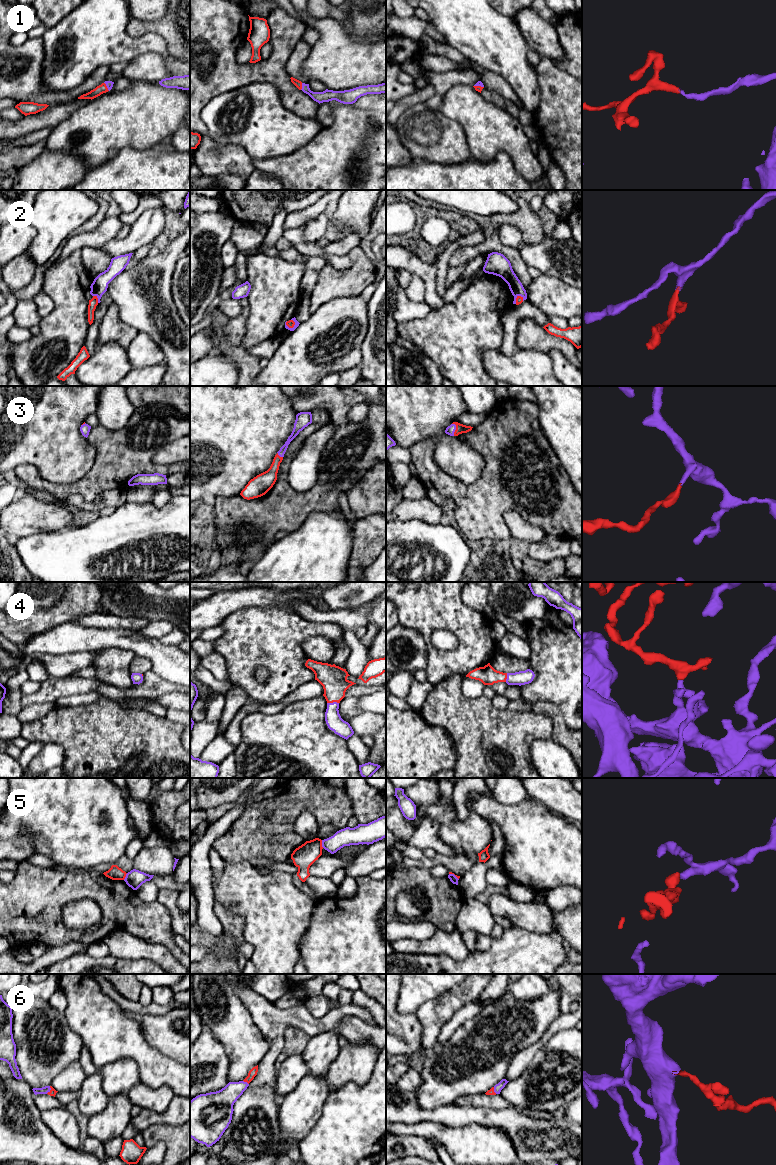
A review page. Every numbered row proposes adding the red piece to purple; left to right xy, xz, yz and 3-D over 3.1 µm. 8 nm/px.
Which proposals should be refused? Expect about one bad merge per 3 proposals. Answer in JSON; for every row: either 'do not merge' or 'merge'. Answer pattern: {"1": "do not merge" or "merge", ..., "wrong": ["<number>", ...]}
{"1": "merge", "2": "merge", "3": "merge", "4": "merge", "5": "do not merge", "6": "merge", "wrong": ["5"]}

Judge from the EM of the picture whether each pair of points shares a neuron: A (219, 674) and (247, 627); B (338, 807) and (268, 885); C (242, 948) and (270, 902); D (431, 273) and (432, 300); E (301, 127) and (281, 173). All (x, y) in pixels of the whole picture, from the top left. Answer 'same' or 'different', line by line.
A: different
B: different
C: different
D: same
E: different

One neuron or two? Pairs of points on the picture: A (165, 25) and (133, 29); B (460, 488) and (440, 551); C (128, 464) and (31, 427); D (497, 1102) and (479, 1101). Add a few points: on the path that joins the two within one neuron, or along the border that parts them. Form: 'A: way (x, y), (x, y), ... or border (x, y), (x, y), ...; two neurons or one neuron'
A: way (157, 27), (141, 27); one neuron
B: border (458, 528), (466, 538); two neurons
C: border (86, 438), (95, 450), (95, 461), (87, 473); two neurons
D: way (493, 1101), (483, 1101); one neuron

